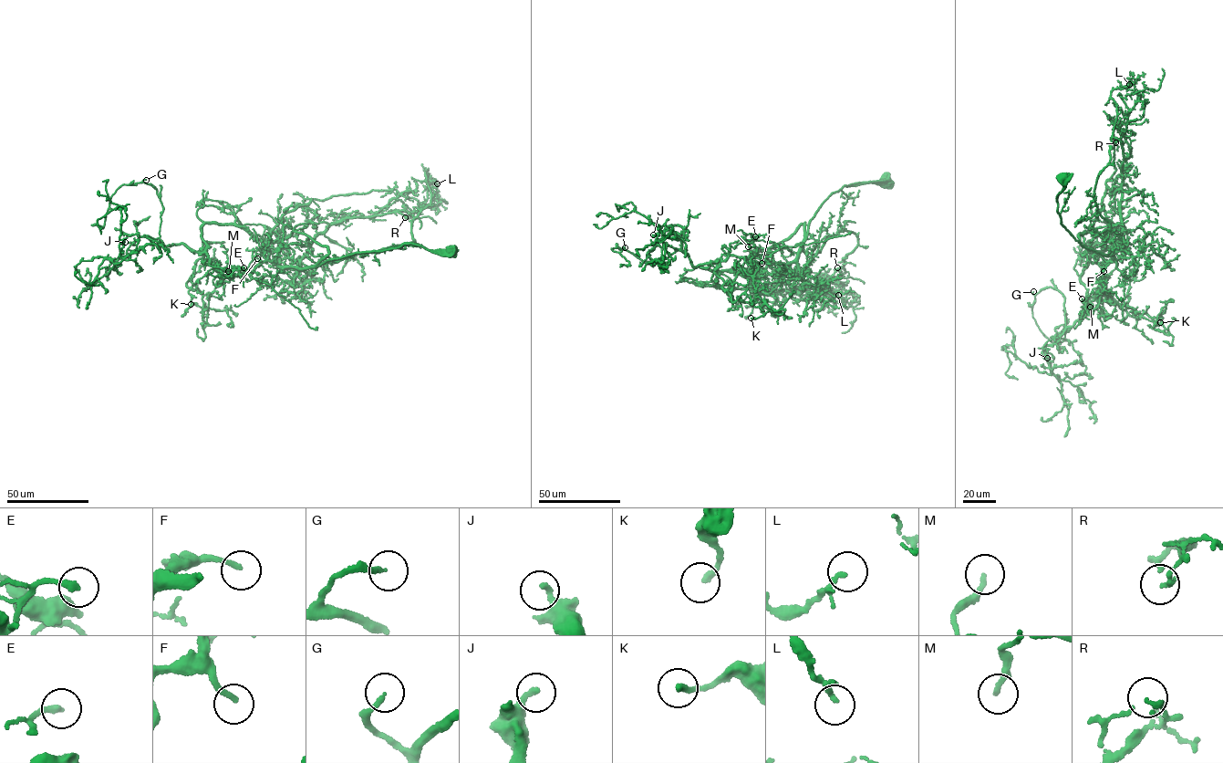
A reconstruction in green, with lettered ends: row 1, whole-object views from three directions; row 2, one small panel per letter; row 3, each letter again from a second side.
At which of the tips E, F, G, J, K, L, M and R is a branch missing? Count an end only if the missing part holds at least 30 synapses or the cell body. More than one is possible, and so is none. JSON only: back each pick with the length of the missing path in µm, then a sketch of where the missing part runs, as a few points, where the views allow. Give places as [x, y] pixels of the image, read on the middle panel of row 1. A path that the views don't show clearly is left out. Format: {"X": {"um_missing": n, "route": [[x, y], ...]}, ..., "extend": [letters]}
{"extend": []}

